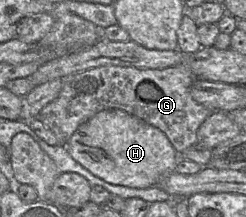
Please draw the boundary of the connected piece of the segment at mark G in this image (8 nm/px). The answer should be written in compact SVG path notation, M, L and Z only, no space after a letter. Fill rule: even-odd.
M107 65L58 79L63 80L60 93L37 116L55 134L58 146L66 146L75 130L98 112L119 109L160 129L182 153L197 143L198 128L213 112L192 98L191 86L197 78L186 65L164 69Z

